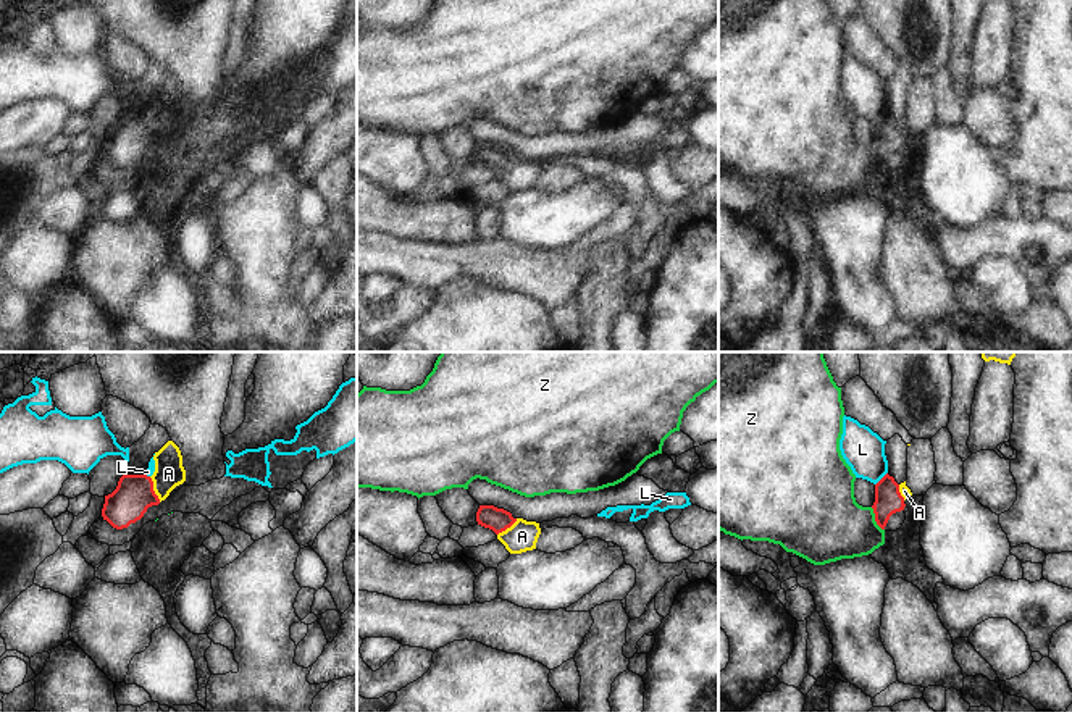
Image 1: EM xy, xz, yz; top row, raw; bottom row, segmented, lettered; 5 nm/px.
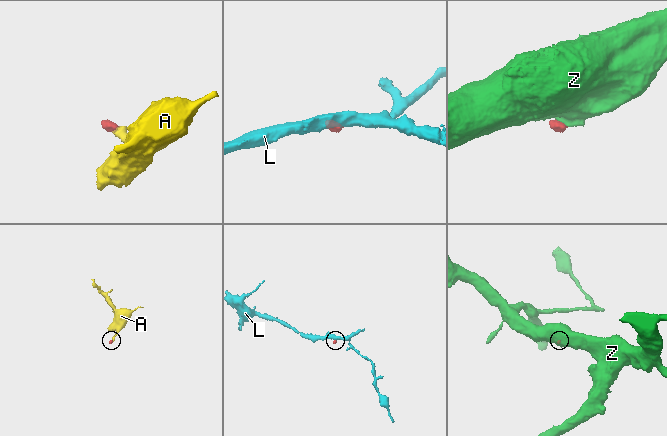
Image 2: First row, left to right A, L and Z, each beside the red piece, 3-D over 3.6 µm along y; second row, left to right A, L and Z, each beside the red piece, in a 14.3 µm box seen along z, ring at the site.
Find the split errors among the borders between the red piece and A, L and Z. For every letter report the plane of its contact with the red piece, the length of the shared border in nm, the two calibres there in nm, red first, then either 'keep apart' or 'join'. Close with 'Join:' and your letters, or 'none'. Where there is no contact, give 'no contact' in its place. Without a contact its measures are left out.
A: contact in xy; length 140 nm; calibres 190 and 150 nm; join
L: contact in yz; length 90 nm; calibres 140 and 200 nm; keep apart
Z: contact in yz; length 140 nm; calibres 140 and 380 nm; keep apart
Join: A

